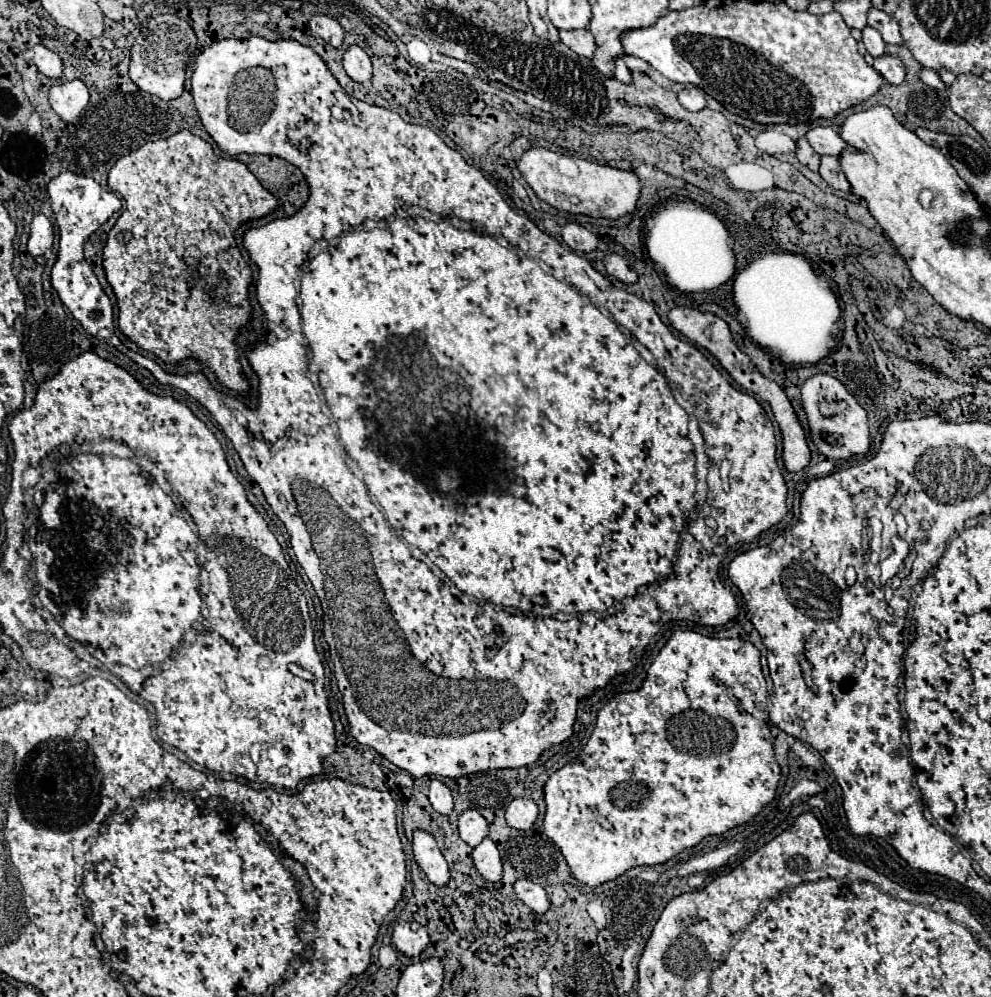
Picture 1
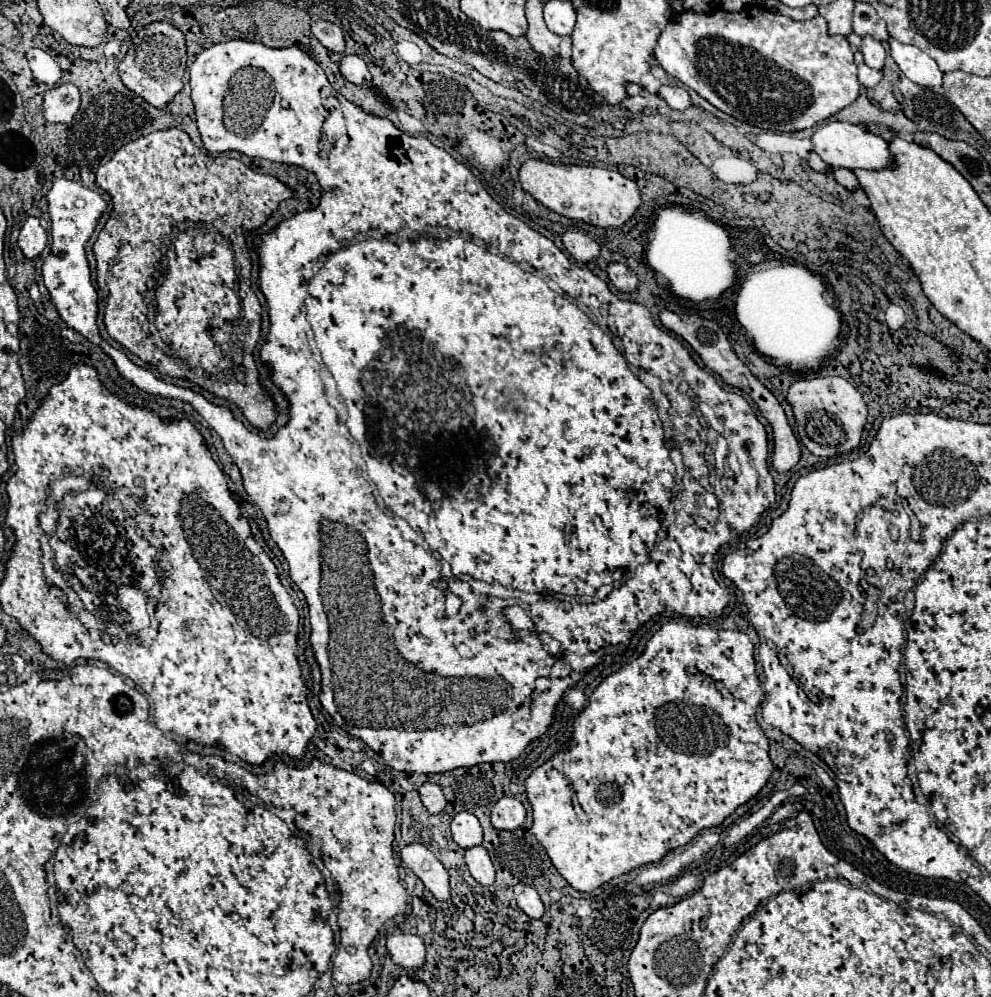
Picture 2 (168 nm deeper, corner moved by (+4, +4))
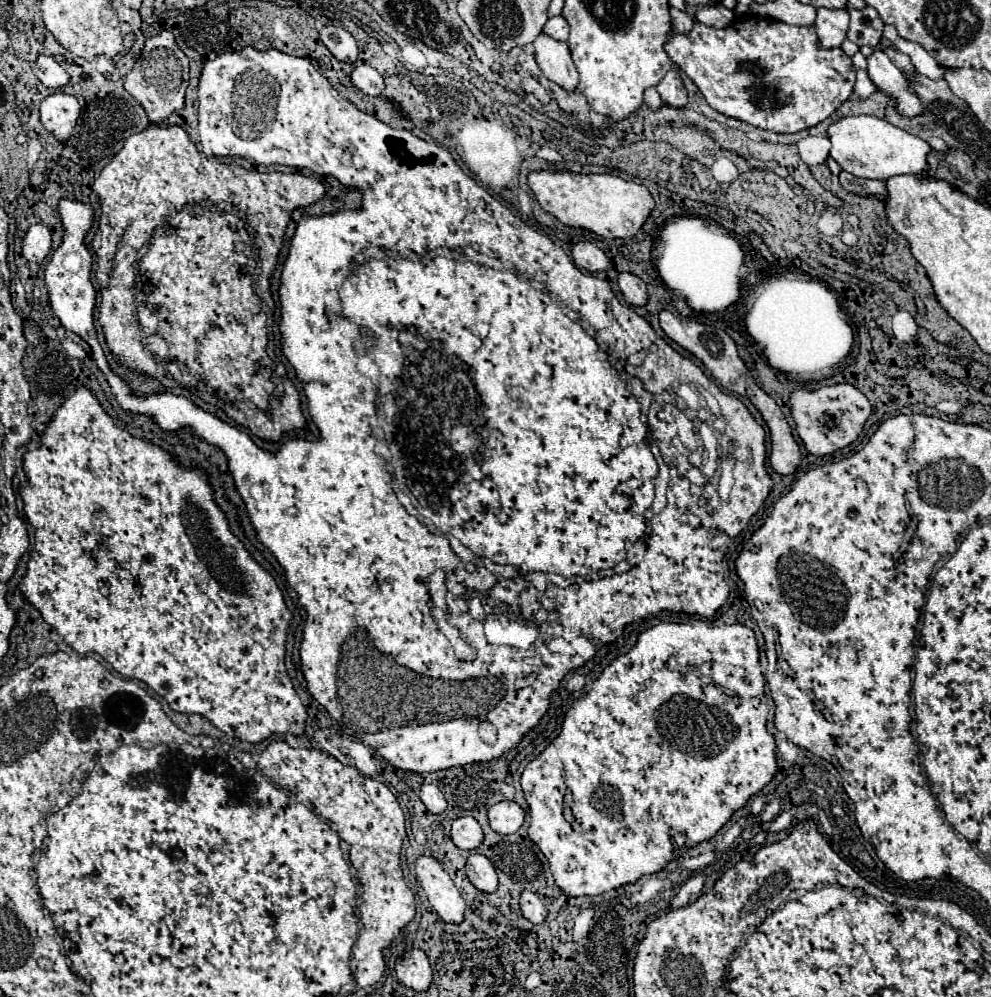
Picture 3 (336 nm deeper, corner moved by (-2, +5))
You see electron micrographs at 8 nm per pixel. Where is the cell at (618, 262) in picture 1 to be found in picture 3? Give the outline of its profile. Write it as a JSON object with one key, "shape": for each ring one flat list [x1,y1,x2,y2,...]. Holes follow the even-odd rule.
{"shape":[[621,272,617,282,619,282,619,288,623,292,623,298,629,304,643,306,647,302,647,286,645,286,645,282,639,276,635,276,631,272]]}

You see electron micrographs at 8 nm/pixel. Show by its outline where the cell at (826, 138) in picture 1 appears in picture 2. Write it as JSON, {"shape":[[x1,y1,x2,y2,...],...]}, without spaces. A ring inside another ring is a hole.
{"shape":[[843,121,825,123,815,129,811,141,815,143,815,153,831,167,843,167,849,171,855,171,855,169,875,169,877,171,877,169,889,169,895,163,889,151,889,143,881,135,875,135,861,125,843,123]]}

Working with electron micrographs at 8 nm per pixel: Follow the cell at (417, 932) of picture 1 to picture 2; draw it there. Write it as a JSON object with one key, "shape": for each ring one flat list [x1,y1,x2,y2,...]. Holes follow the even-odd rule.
{"shape":[[391,935,387,939,387,951,393,963,407,971,417,971,425,965,425,945,417,935]]}

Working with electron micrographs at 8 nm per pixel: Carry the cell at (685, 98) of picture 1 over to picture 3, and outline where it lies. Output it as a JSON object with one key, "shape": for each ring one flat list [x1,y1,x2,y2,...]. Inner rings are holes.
{"shape":[[669,70,663,76,663,80,657,84,657,92,661,94,661,100,667,106,673,106,673,108,687,106,687,90,681,82,679,72,675,72,675,70]]}

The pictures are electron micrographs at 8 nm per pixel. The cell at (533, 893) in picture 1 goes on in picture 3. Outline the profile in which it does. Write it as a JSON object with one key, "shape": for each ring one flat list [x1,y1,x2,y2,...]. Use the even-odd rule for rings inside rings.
{"shape":[[525,890,521,894,521,912,533,924,541,924,545,920,545,916,547,916,547,908,539,900,539,896,535,892,531,892,531,890]]}

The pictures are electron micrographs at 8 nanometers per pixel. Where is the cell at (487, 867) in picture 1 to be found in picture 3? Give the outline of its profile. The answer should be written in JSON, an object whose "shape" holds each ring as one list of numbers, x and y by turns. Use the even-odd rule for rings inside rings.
{"shape":[[479,852,469,854,469,858,467,858,467,876,473,882,473,886,481,892,495,892,497,890,495,868]]}

